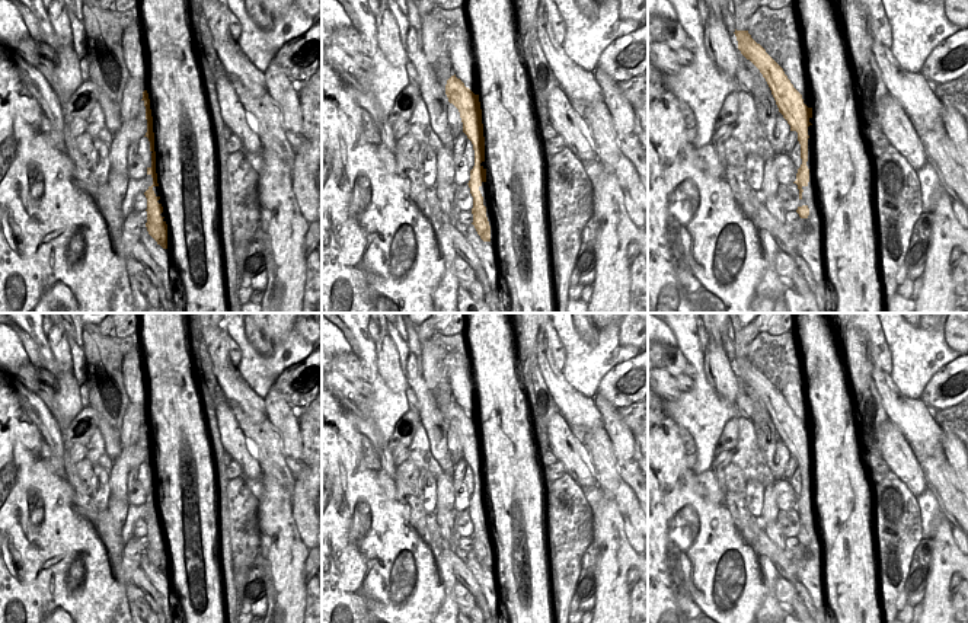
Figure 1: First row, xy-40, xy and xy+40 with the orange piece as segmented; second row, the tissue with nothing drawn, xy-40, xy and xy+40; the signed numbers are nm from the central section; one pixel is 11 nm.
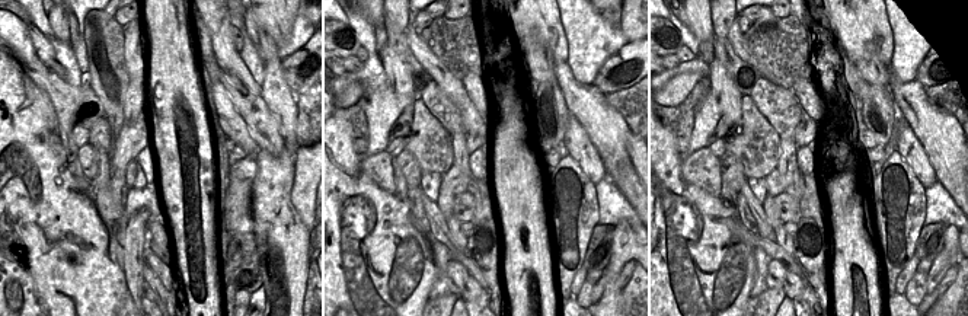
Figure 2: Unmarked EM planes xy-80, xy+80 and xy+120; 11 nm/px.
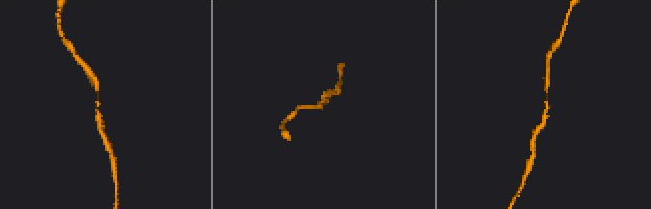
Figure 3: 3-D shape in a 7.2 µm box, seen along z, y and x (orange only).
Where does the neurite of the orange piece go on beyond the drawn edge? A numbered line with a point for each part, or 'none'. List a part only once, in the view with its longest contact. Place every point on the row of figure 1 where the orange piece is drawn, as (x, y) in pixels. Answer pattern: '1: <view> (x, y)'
none

